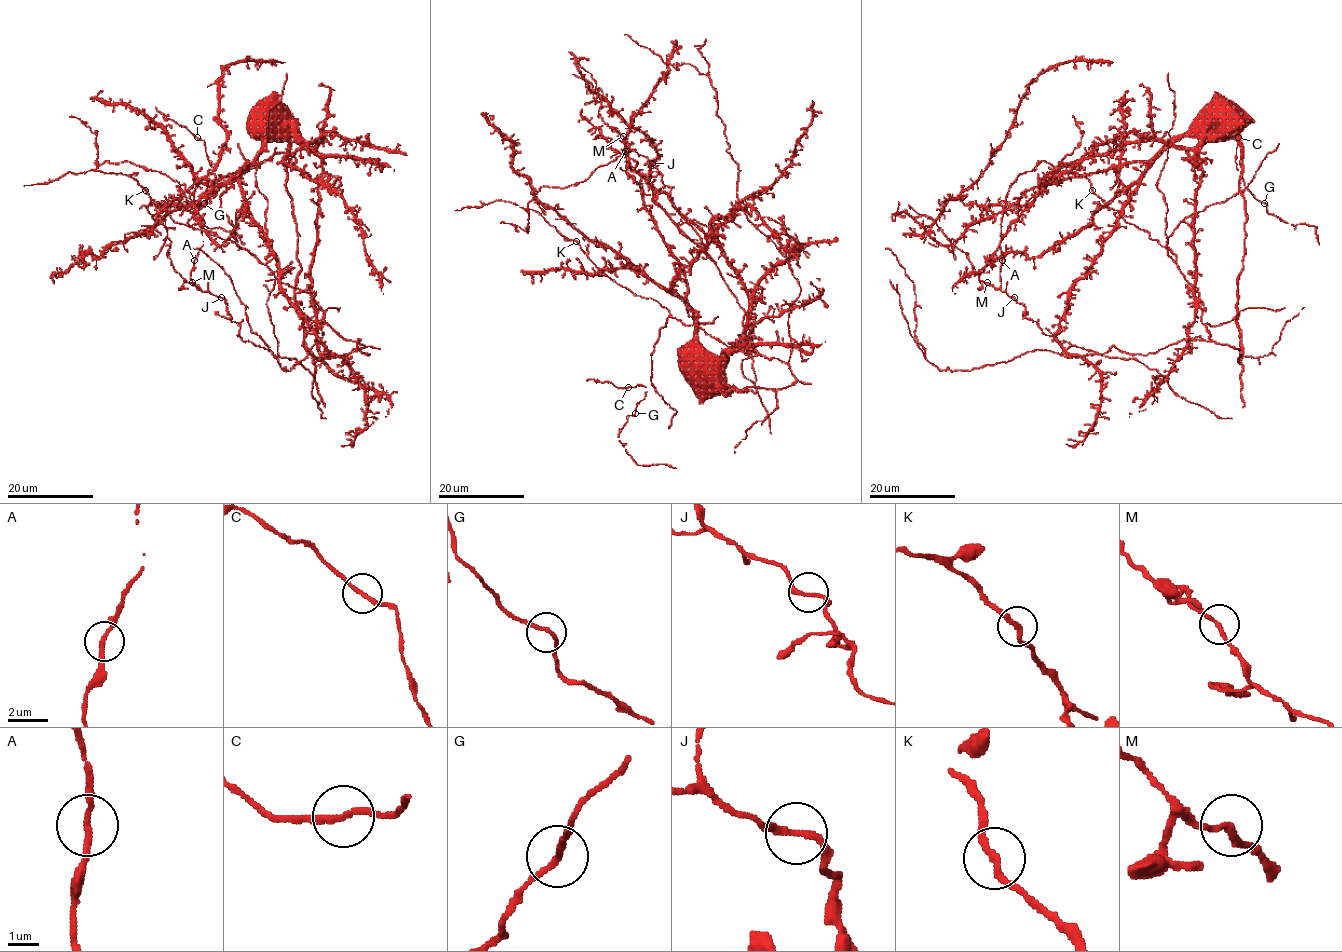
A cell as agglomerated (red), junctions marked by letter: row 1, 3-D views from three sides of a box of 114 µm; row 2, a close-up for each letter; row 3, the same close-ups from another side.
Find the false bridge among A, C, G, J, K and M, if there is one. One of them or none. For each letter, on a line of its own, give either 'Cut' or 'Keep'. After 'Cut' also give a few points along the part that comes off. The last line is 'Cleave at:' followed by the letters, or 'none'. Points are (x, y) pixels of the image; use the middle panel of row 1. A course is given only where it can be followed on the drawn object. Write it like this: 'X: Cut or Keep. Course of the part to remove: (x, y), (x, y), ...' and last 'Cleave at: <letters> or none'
A: Keep
C: Keep
G: Keep
J: Keep
K: Keep
M: Keep
Cleave at: none

